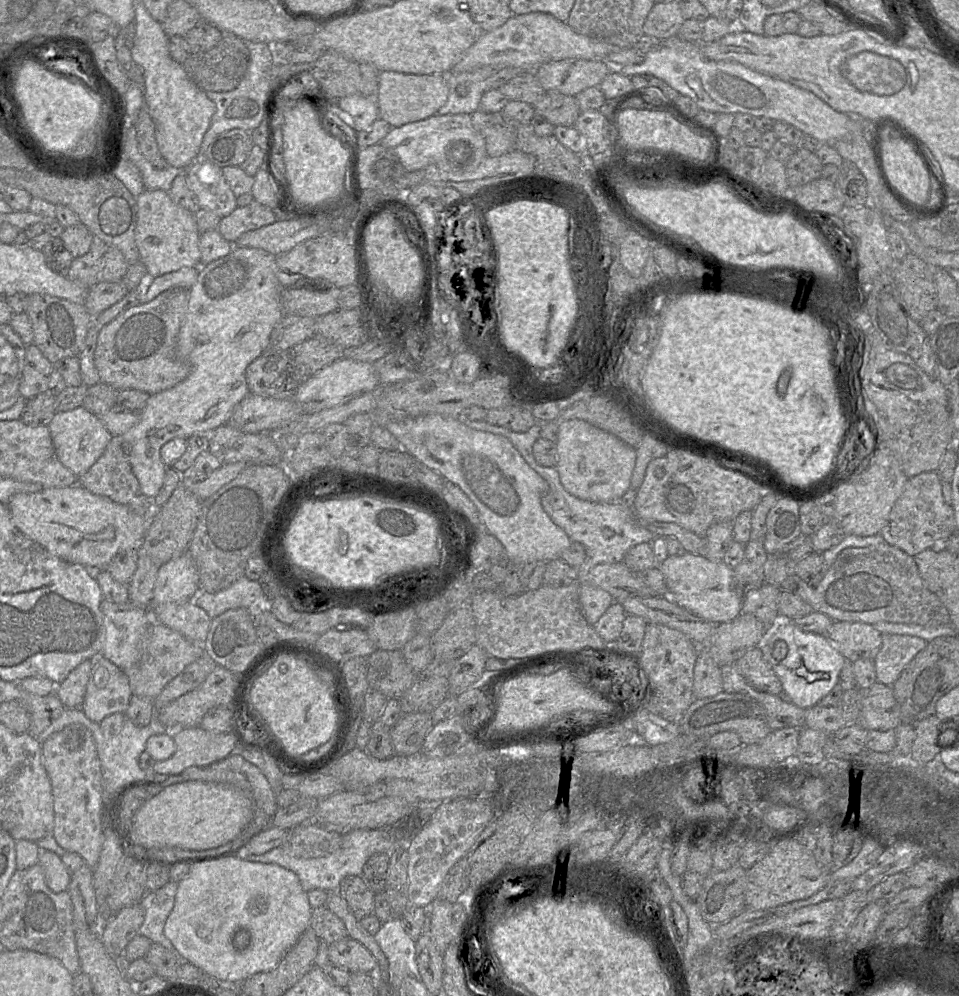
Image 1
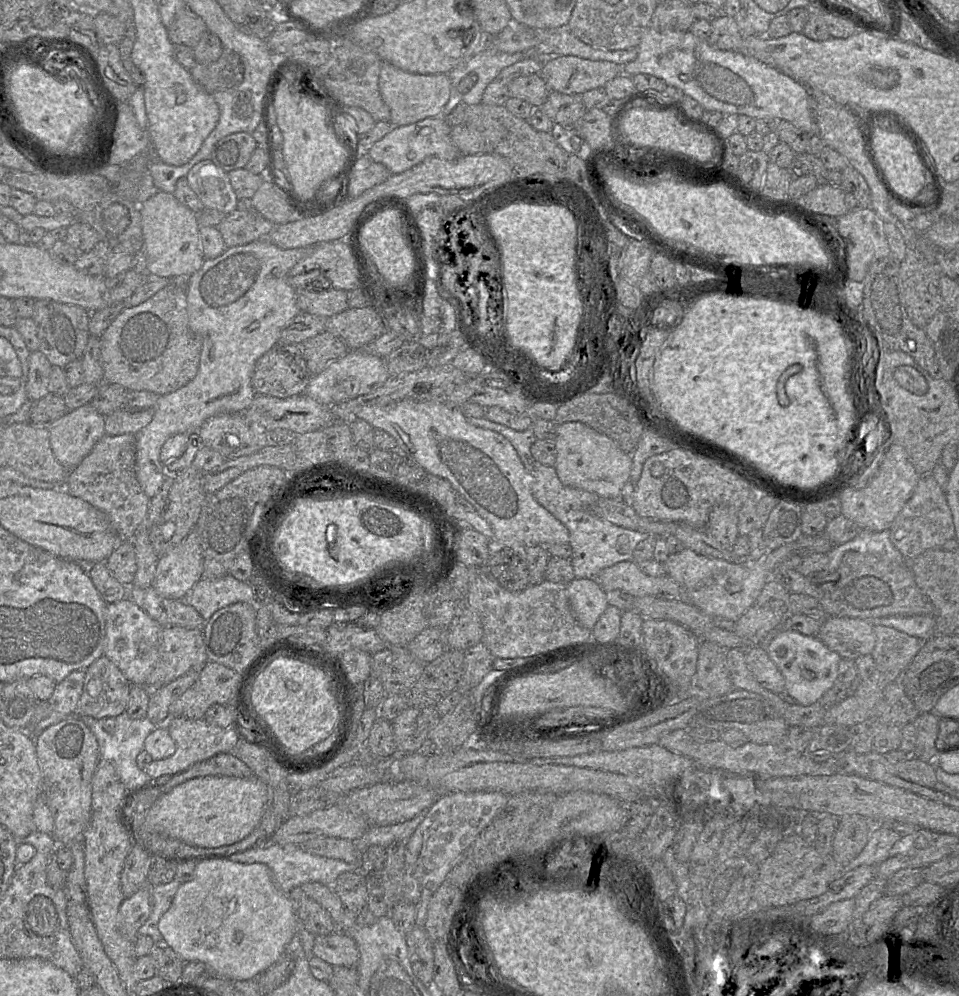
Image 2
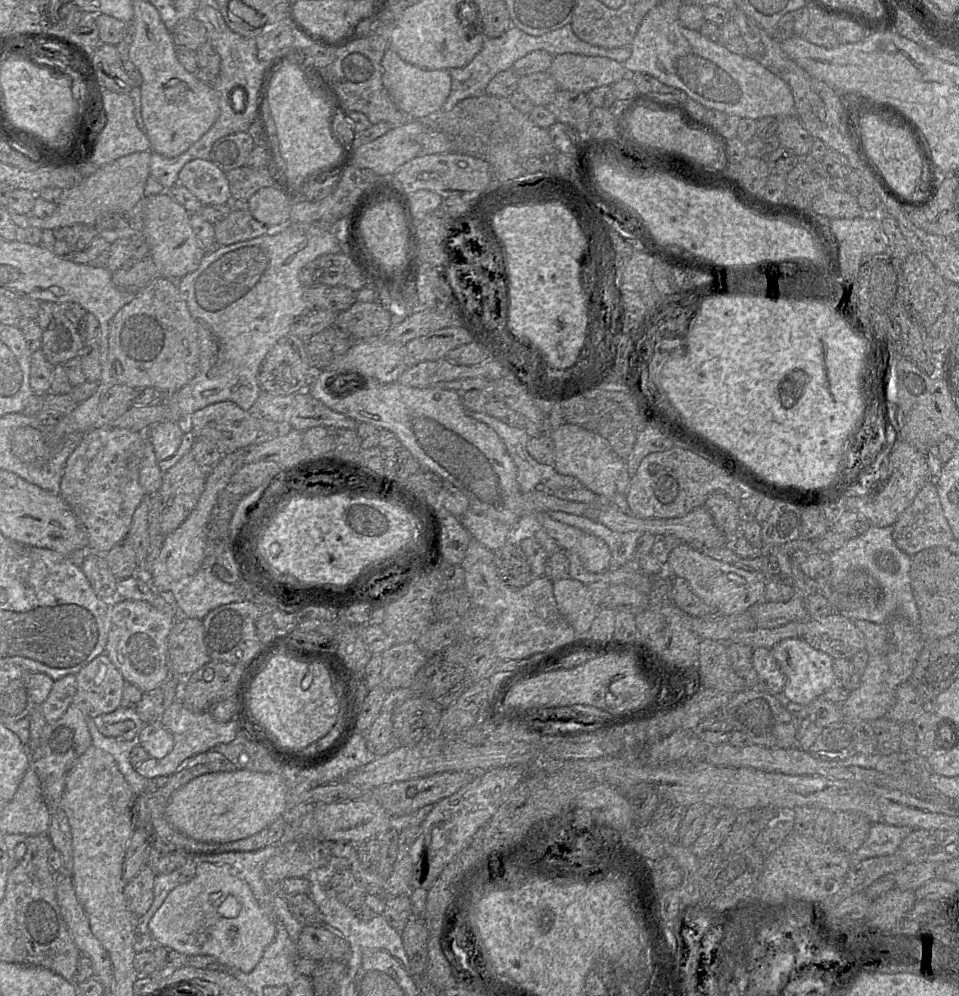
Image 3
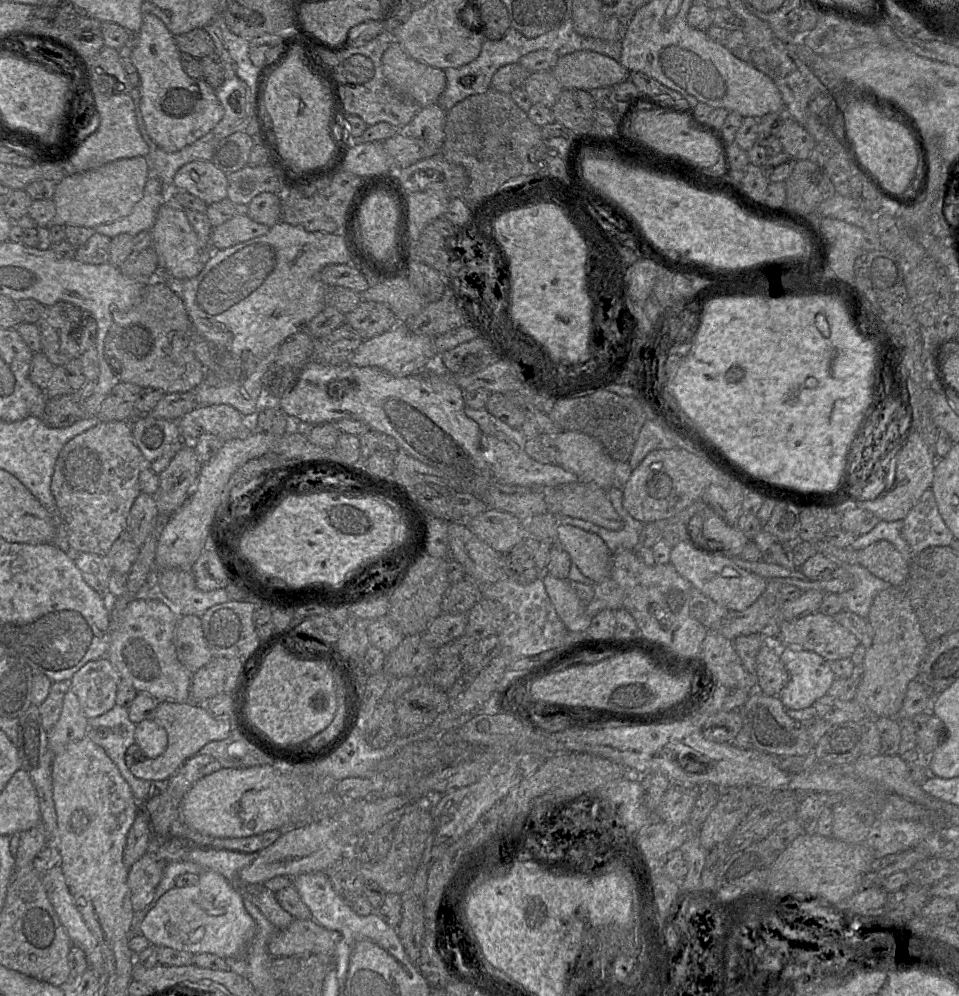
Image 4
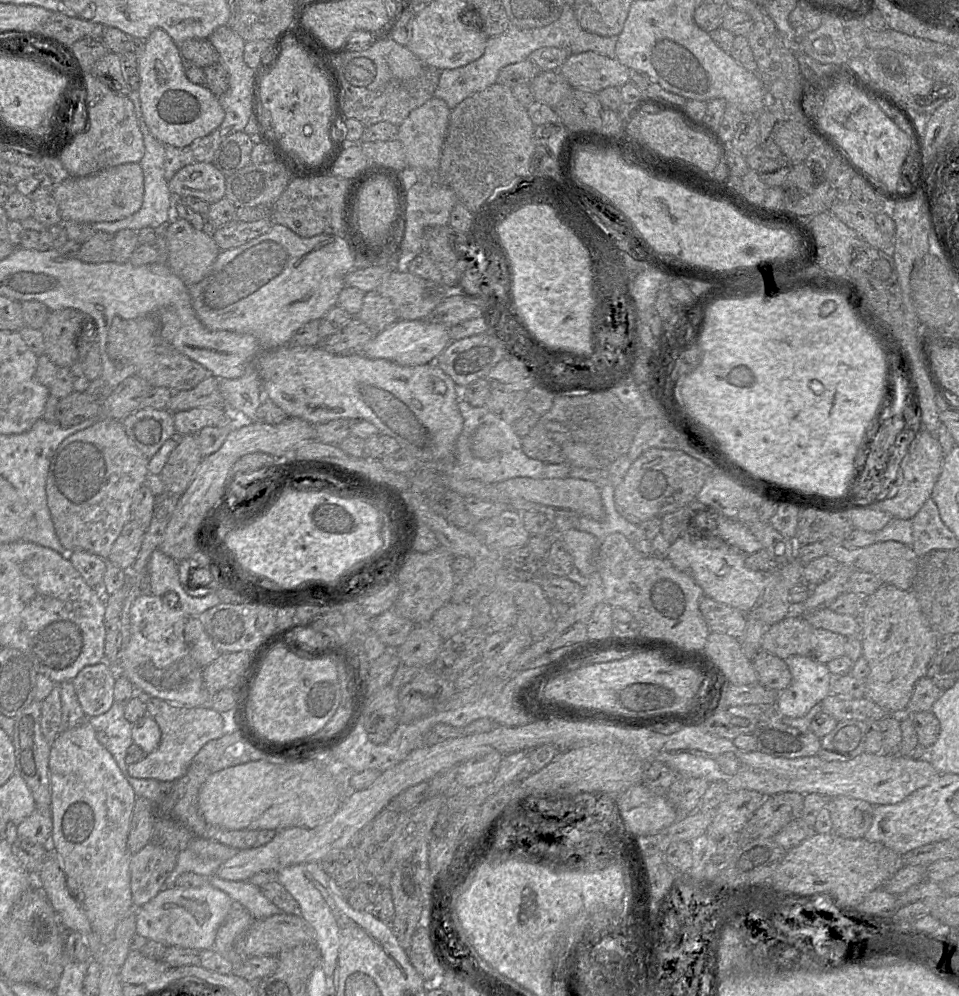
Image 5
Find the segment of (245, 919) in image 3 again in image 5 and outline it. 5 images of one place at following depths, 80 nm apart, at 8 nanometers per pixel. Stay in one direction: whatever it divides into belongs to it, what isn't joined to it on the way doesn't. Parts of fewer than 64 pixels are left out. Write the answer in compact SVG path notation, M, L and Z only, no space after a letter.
M211 884L196 888L164 888L149 902L136 908L136 933L167 947L179 946L198 951L212 949L217 931L232 904L232 899L225 892Z

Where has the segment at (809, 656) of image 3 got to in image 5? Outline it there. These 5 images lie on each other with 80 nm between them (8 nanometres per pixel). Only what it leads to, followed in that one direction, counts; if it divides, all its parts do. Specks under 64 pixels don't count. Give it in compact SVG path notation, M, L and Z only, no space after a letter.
M792 655L785 661L791 673L791 683L787 688L778 692L776 705L781 715L800 718L831 693L831 673L826 664L816 662L808 657Z

